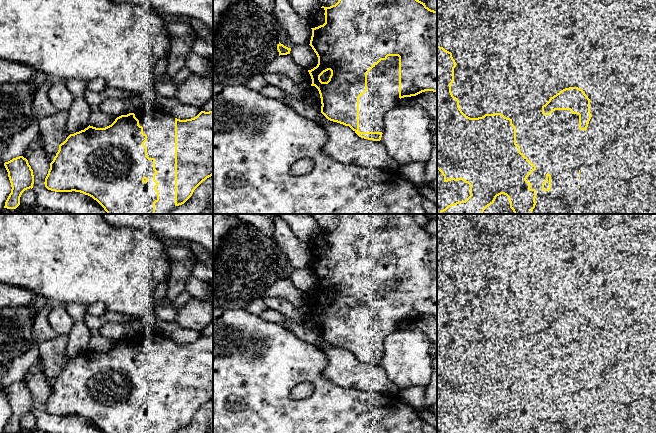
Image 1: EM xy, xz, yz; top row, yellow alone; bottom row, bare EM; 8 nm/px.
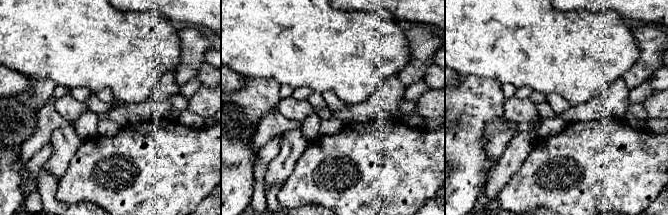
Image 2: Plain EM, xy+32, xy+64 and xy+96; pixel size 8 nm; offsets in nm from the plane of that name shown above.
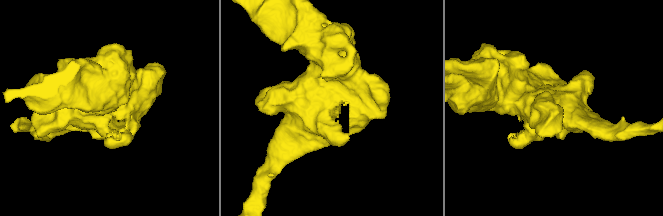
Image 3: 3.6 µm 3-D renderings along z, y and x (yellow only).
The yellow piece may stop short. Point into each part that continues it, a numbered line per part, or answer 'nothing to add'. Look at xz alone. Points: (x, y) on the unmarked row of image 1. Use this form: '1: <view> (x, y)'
1: xz (382, 318)

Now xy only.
1: xy (159, 351)

